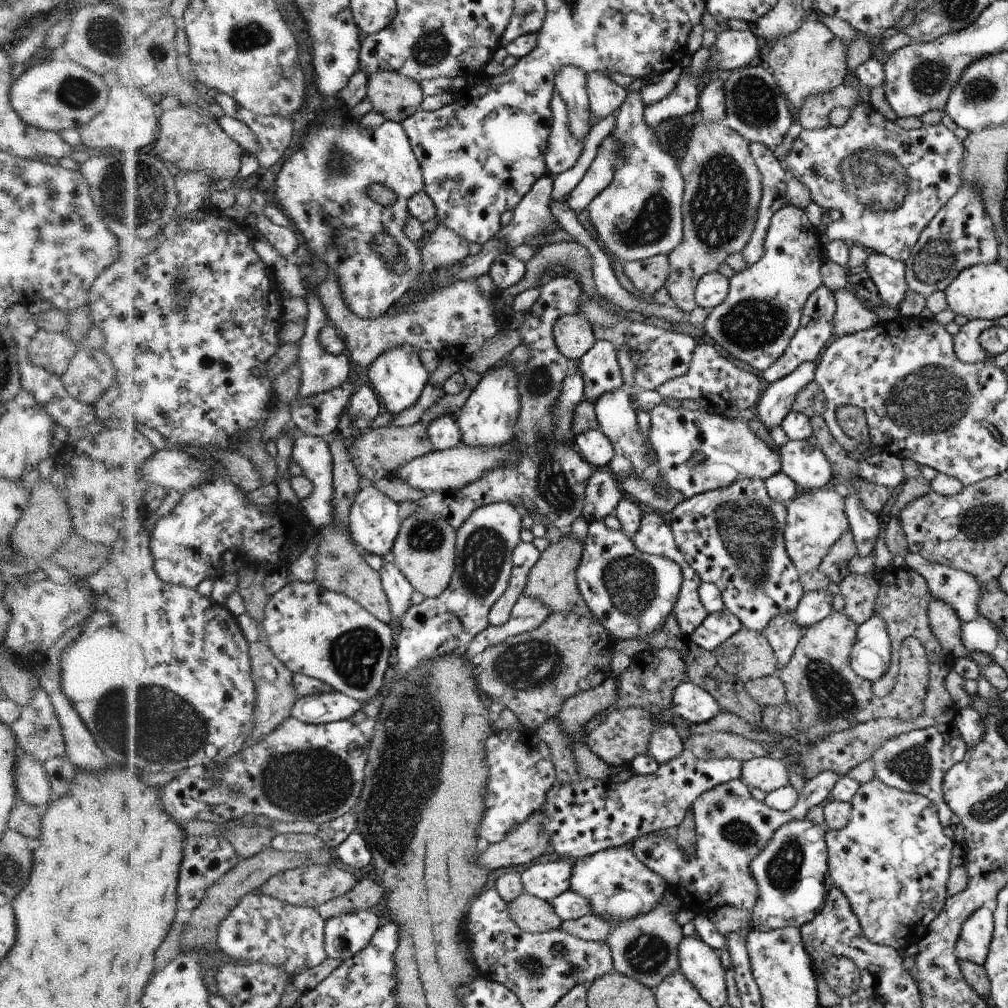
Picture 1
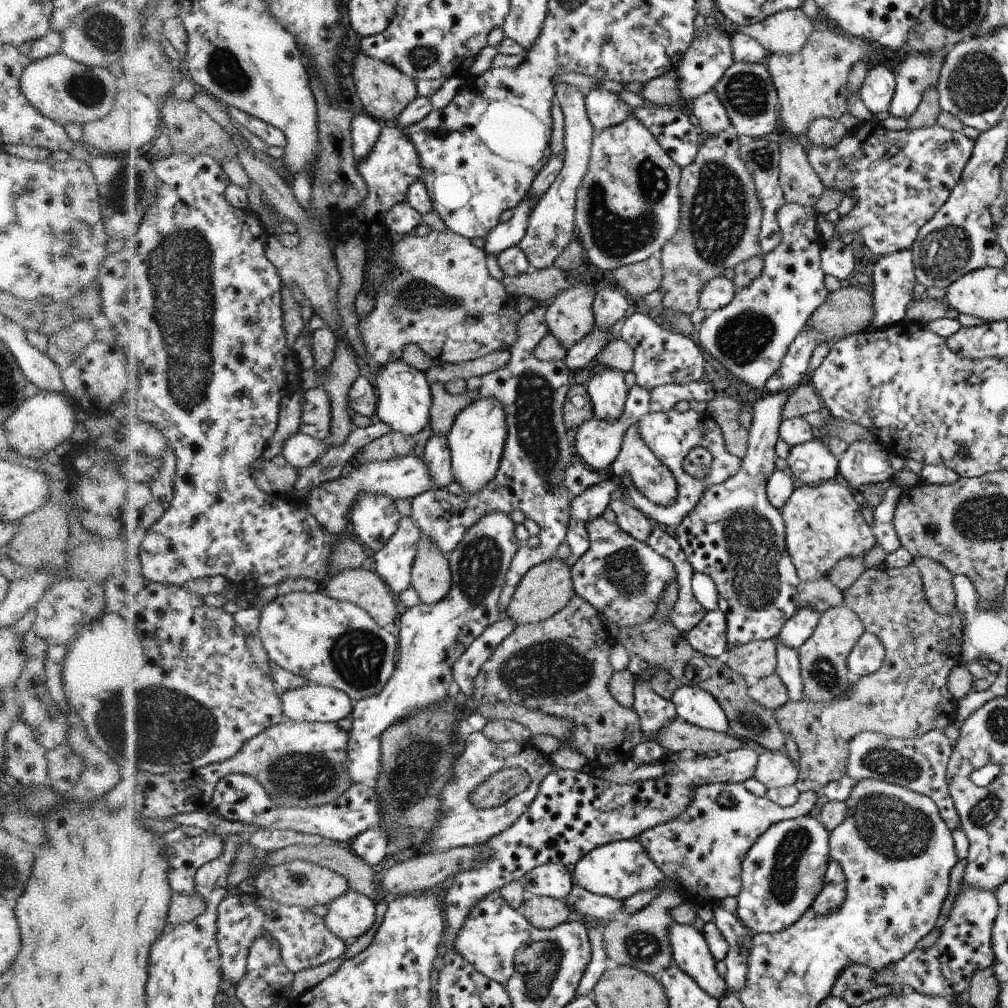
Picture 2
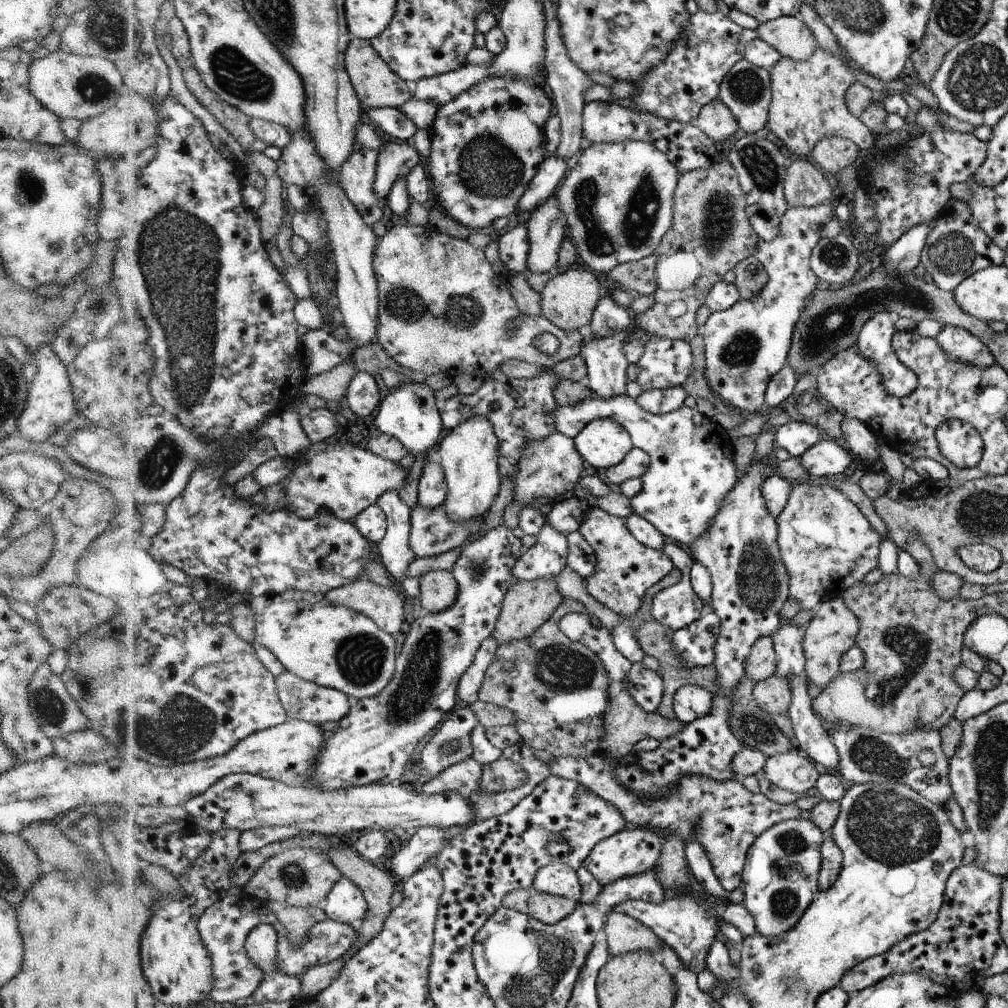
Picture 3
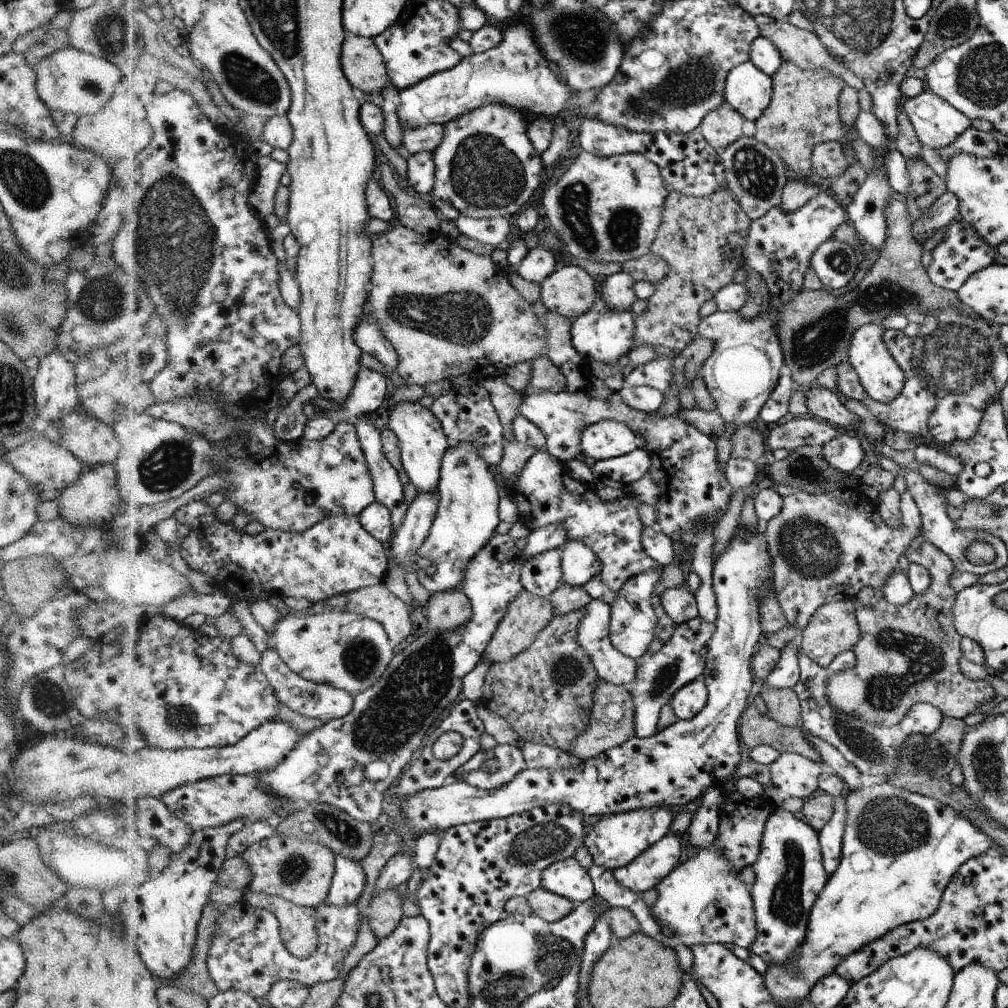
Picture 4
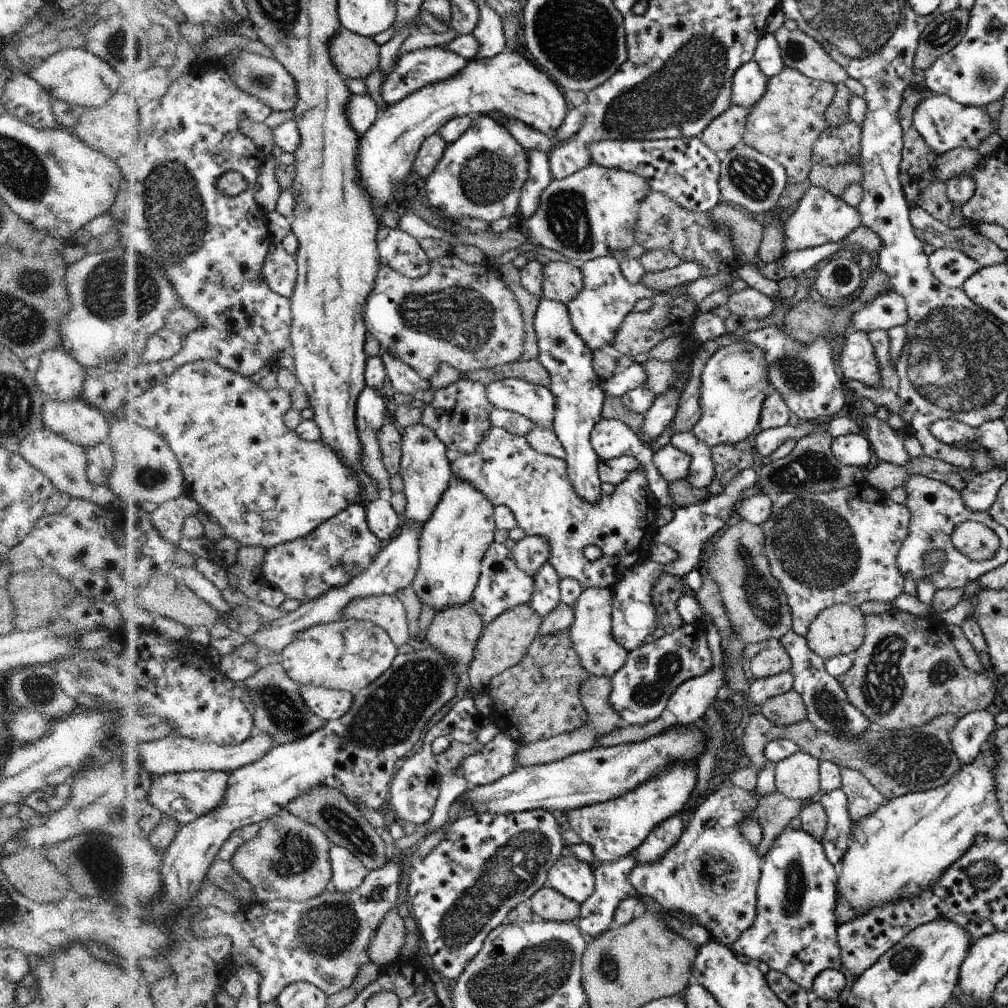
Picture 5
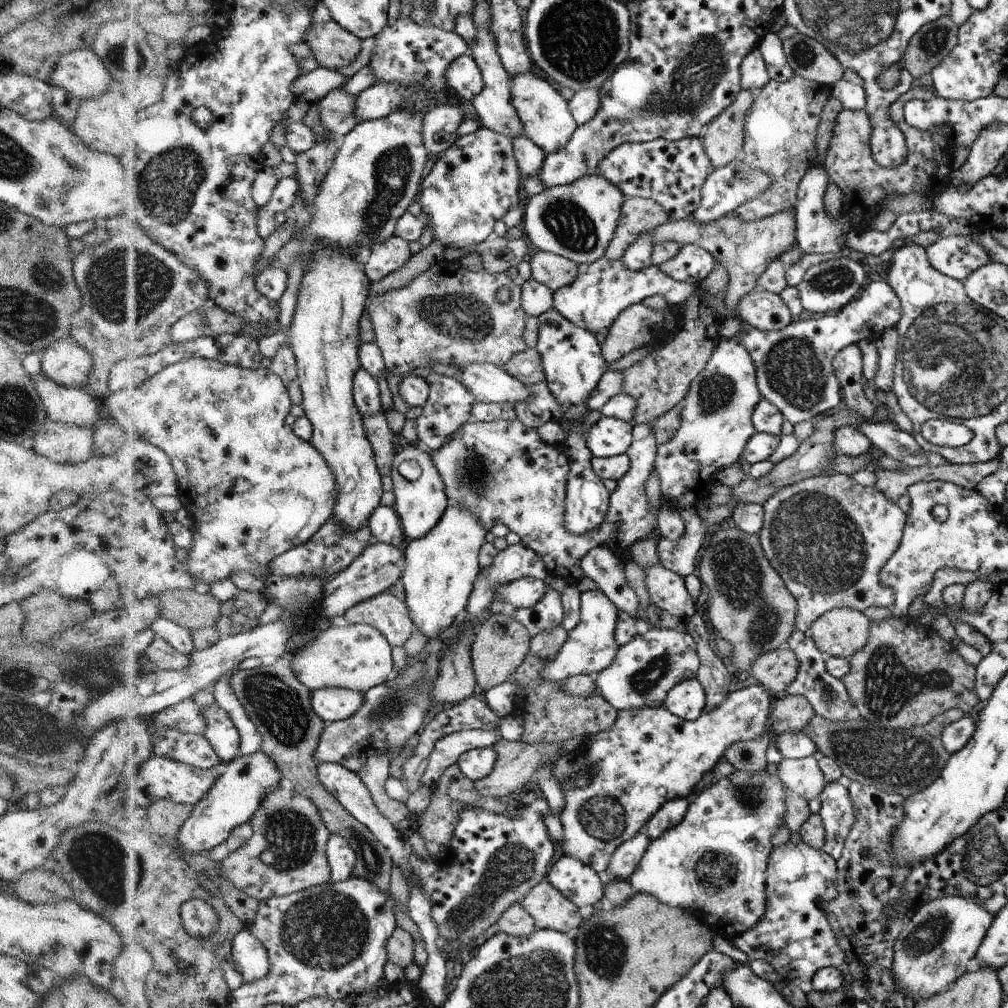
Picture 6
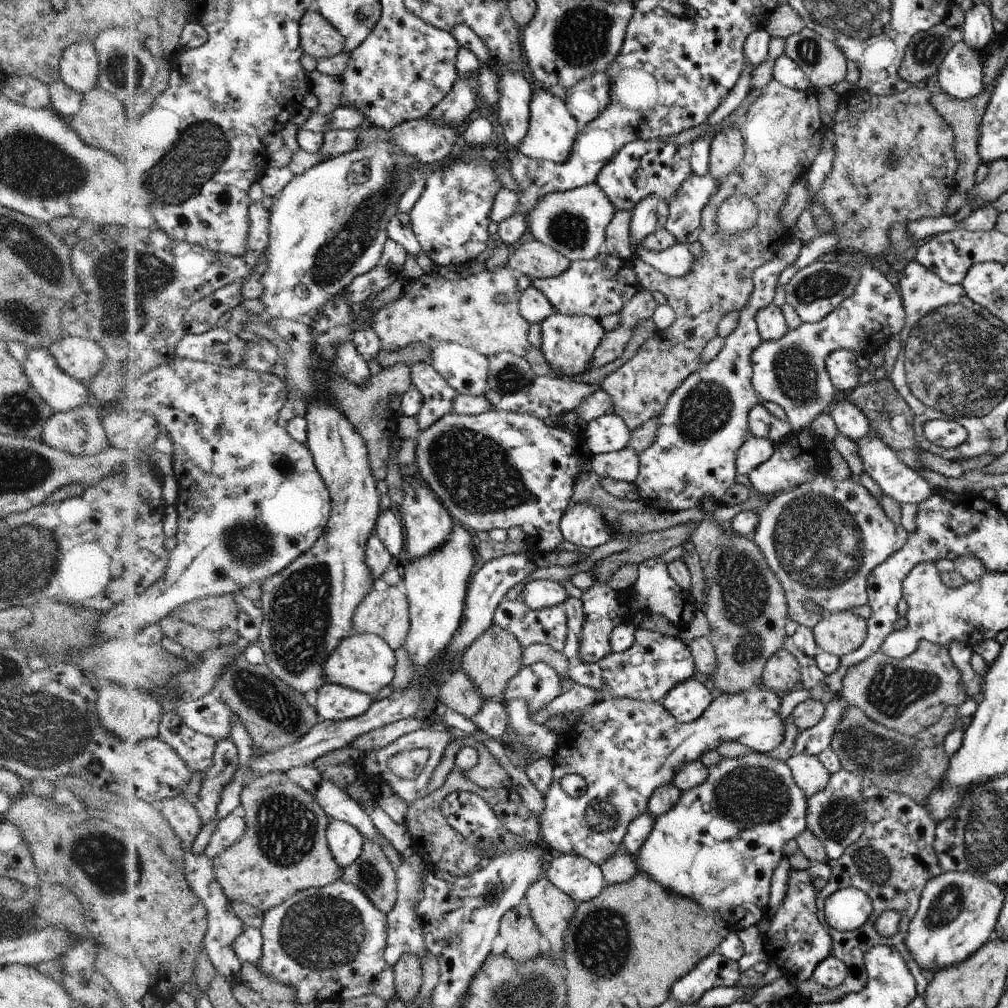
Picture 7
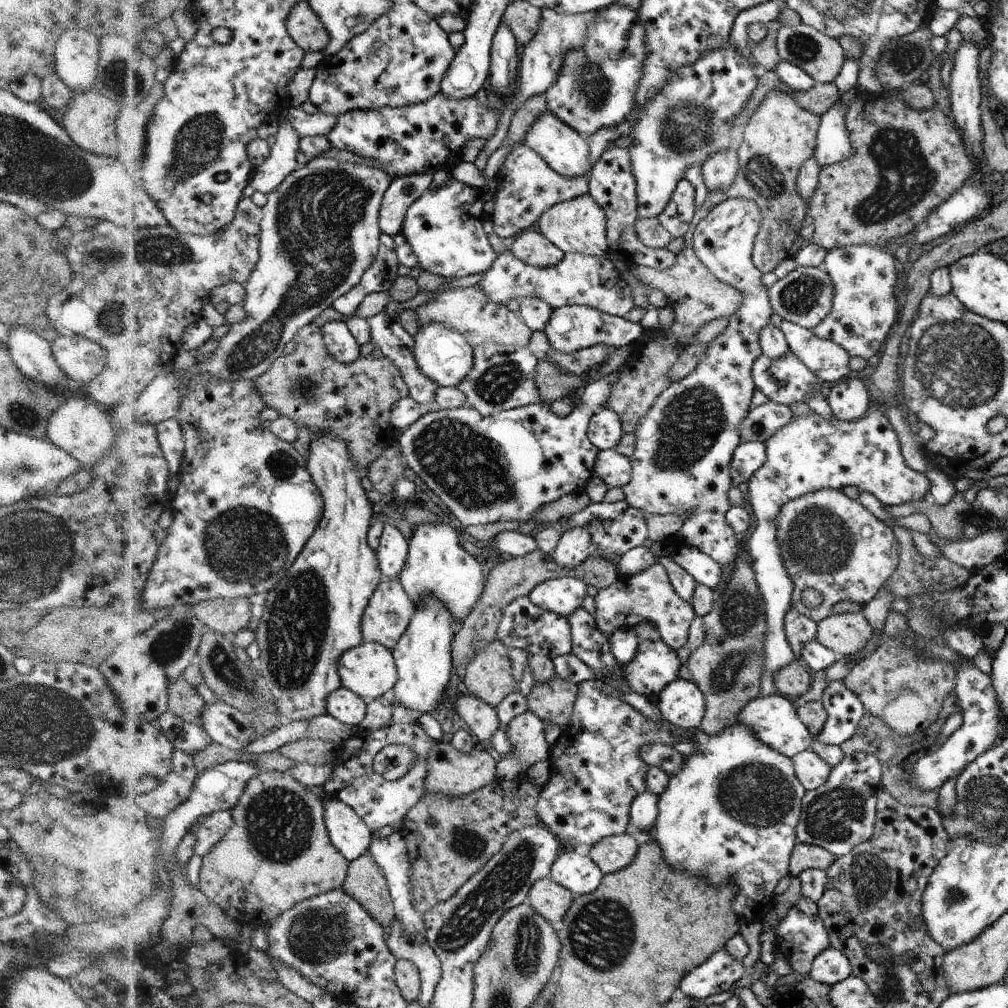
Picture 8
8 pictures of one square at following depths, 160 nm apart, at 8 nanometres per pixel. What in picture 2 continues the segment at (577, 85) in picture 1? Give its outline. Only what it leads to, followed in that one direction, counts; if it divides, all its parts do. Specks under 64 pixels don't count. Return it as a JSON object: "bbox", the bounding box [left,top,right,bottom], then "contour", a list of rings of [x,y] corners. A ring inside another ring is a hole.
{"bbox":[517,84,596,270],"contour":[[[557,84],[558,104],[562,107],[565,117],[565,152],[563,167],[559,170],[556,180],[543,194],[537,205],[531,210],[524,238],[517,244],[531,264],[531,270],[550,267],[560,253],[573,239],[575,227],[575,200],[580,183],[586,176],[591,155],[591,144],[596,130],[590,122],[585,107],[585,95],[573,84]]]}

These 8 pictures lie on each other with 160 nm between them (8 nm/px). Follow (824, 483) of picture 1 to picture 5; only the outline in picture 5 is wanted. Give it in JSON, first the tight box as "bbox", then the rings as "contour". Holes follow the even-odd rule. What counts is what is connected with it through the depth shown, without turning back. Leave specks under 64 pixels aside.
{"bbox":[831,433,872,471],"contour":[[[850,433],[834,437],[831,442],[831,451],[843,465],[858,467],[863,471],[872,458],[870,444],[862,436],[862,433]]]}

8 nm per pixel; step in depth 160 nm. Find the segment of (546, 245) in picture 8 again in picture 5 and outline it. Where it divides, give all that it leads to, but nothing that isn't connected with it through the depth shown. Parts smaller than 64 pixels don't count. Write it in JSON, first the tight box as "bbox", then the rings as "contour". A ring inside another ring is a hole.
{"bbox":[542,261,585,304],"contour":[[[549,261],[543,267],[542,298],[568,304],[585,288],[584,275],[578,263]]]}

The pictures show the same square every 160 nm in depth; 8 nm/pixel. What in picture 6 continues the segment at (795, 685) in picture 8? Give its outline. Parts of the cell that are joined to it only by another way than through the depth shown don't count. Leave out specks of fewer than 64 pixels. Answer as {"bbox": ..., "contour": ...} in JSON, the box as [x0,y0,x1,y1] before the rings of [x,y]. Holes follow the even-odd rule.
{"bbox":[751,645,800,696],"contour":[[[785,645],[762,654],[752,665],[751,676],[775,696],[789,688],[800,672],[800,660],[792,648]]]}

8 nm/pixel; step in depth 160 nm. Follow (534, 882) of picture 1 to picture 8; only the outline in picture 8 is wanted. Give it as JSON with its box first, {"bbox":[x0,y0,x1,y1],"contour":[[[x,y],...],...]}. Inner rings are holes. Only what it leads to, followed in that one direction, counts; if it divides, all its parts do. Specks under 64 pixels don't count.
{"bbox":[550,849,604,894],"contour":[[[580,849],[558,856],[551,869],[550,878],[574,894],[593,893],[604,880],[604,872]]]}

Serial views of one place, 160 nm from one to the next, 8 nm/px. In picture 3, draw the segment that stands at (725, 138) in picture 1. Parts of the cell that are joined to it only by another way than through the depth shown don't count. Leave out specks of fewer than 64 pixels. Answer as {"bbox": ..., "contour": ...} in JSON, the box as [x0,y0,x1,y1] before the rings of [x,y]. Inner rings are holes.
{"bbox":[633,154,760,342],"contour":[[[726,154],[705,169],[682,173],[673,202],[673,226],[656,250],[660,263],[656,266],[655,304],[633,317],[633,328],[643,335],[689,342],[700,332],[696,316],[705,297],[728,270],[754,256],[760,238],[749,218],[737,170]]]}

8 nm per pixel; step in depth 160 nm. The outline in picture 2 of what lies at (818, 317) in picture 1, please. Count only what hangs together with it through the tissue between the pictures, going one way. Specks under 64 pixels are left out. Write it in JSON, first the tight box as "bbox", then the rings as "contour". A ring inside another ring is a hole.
{"bbox":[765,328,821,393],"contour":[[[805,328],[789,346],[781,368],[769,378],[765,388],[770,393],[784,389],[794,390],[808,372],[811,356],[821,337],[814,329]]]}

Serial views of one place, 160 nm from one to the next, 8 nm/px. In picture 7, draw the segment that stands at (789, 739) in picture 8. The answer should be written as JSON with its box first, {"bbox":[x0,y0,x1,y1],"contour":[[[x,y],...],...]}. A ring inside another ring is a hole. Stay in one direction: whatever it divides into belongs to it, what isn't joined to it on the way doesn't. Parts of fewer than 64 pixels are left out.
{"bbox":[541,687,784,866],"contour":[[[754,687],[741,693],[718,693],[715,694],[713,704],[701,714],[700,718],[691,723],[681,723],[674,718],[673,714],[670,714],[669,710],[666,710],[660,702],[638,701],[636,699],[617,698],[607,701],[600,701],[596,703],[592,708],[588,708],[584,712],[582,718],[573,726],[570,727],[566,734],[562,733],[557,738],[557,749],[552,758],[553,763],[553,784],[548,789],[548,792],[543,795],[544,811],[541,815],[541,829],[542,829],[542,841],[549,848],[558,850],[563,855],[578,855],[585,859],[590,859],[590,862],[596,863],[598,866],[608,861],[610,857],[618,854],[620,845],[624,841],[625,834],[628,832],[629,825],[632,824],[636,817],[639,817],[642,813],[646,812],[648,800],[650,800],[651,794],[656,788],[670,784],[673,782],[675,774],[685,765],[702,758],[708,751],[716,751],[717,748],[723,743],[735,743],[740,745],[746,745],[750,747],[752,751],[756,753],[766,753],[774,750],[784,740],[784,721],[781,719],[780,708],[782,702],[782,695],[777,694],[770,689],[764,687]],[[566,774],[580,774],[586,781],[587,788],[584,795],[581,797],[570,797],[560,787],[560,779]]]}

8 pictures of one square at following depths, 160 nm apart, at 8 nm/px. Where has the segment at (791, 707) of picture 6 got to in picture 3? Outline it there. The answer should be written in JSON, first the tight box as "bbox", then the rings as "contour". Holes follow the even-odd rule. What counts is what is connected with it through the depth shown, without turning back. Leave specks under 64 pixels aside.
{"bbox":[753,674,793,715],"contour":[[[774,674],[765,681],[755,683],[753,697],[767,715],[787,715],[793,695],[787,678]]]}

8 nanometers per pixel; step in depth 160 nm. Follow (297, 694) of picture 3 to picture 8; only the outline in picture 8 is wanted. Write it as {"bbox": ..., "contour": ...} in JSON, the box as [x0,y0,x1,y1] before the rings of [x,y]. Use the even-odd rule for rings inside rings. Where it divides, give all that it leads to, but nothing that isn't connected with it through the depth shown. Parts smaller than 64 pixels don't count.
{"bbox":[328,687,369,724],"contour":[[[342,687],[329,698],[328,712],[346,724],[362,724],[369,713],[369,703],[362,695]]]}

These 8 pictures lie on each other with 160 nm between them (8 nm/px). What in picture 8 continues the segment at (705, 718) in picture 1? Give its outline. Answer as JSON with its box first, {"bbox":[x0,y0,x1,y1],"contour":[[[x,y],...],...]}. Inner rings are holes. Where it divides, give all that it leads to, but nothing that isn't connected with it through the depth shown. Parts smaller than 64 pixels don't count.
{"bbox":[655,680,705,729],"contour":[[[673,680],[655,697],[664,721],[681,729],[698,729],[705,718],[705,693],[694,681]]]}

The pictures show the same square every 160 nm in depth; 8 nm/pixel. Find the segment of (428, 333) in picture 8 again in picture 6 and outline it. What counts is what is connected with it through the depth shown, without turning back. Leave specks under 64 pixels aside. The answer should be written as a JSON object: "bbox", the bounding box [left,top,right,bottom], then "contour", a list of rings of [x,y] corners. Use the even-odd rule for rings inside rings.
{"bbox":[458,362,532,406],"contour":[[[472,362],[459,367],[458,380],[468,388],[476,401],[489,404],[508,402],[513,406],[520,400],[528,400],[532,394],[528,385],[522,384],[505,372],[504,368],[490,362]]]}

